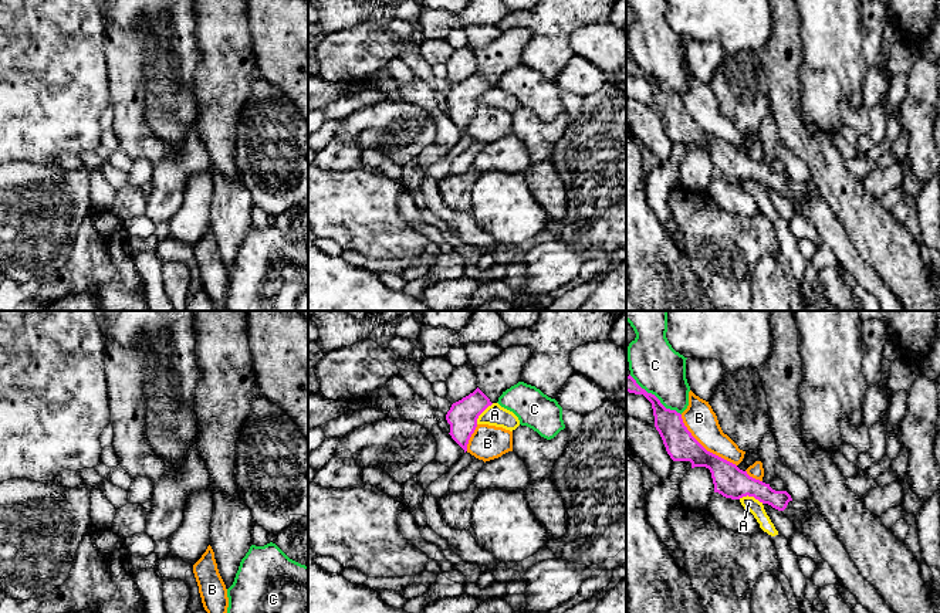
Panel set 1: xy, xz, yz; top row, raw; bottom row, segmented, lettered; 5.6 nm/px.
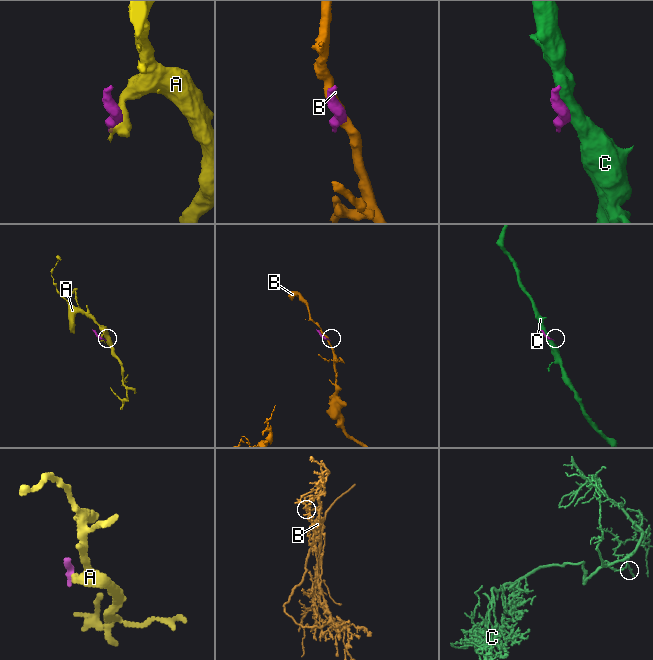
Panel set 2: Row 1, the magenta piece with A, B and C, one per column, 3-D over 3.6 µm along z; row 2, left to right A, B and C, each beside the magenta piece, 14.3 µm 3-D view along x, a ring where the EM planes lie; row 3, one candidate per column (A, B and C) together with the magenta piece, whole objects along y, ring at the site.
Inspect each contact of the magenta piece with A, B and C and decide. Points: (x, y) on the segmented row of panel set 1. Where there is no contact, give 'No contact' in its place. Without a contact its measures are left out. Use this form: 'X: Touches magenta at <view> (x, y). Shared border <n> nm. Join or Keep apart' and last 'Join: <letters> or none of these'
A: Touches magenta at yz (751, 495). Shared border 150 nm. Keep apart
B: Touches magenta at yz (703, 447). Shared border 440 nm. Keep apart
C: Touches magenta at yz (655, 396). Shared border 380 nm. Keep apart
Join: none of these

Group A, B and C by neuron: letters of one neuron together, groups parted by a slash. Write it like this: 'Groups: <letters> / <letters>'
Groups: A / B / C

